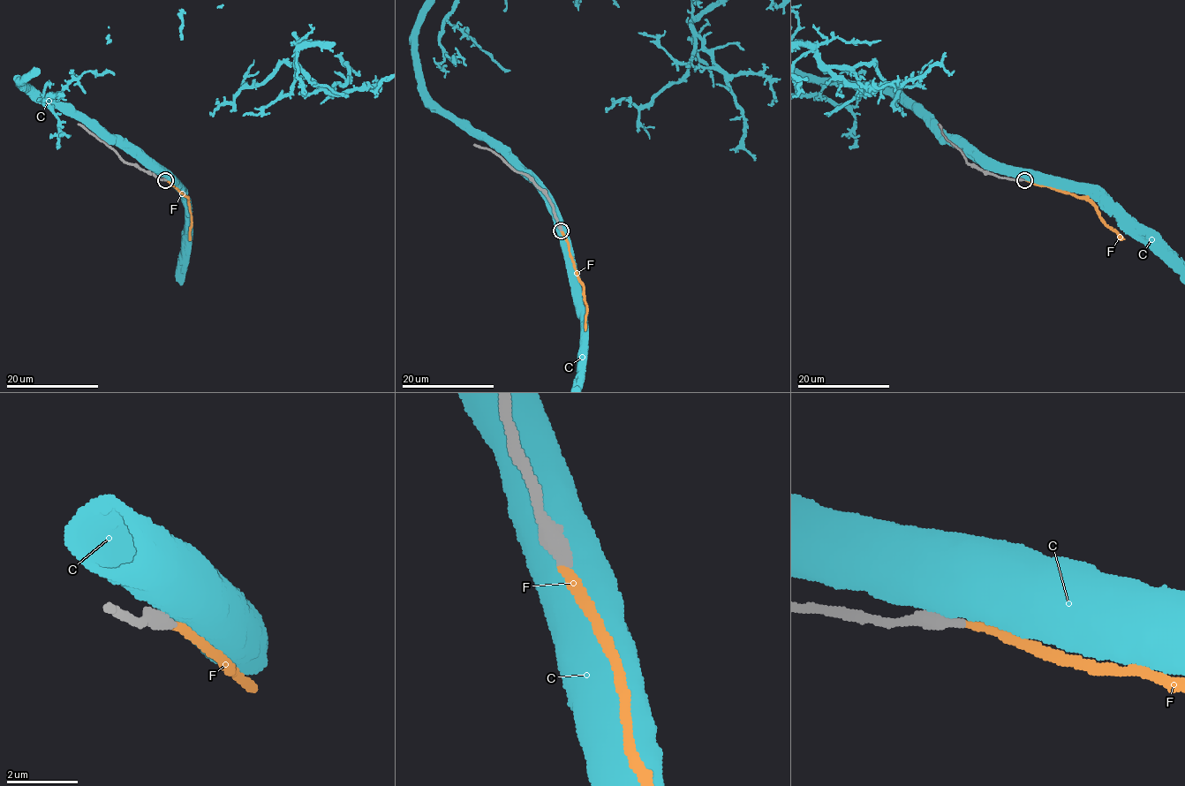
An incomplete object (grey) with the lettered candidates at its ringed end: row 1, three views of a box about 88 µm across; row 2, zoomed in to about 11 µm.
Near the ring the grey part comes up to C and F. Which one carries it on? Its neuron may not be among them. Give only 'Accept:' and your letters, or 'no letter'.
Accept: F

